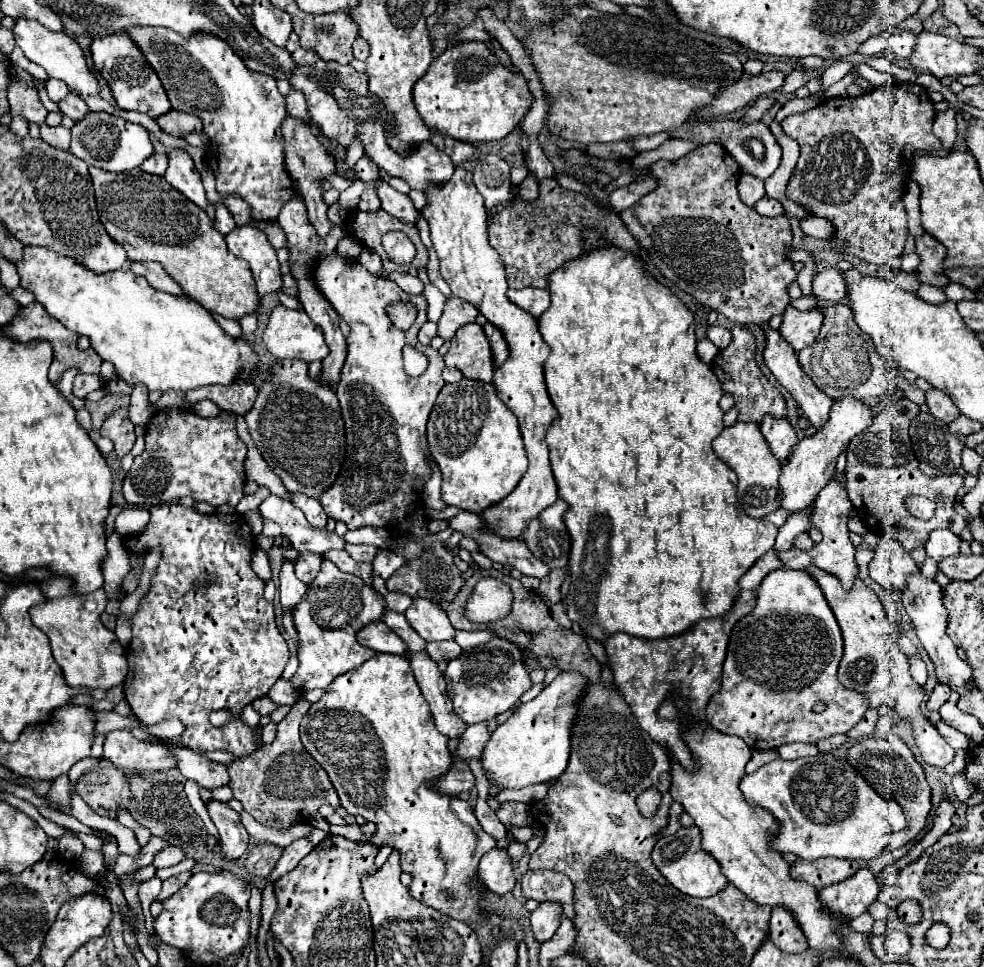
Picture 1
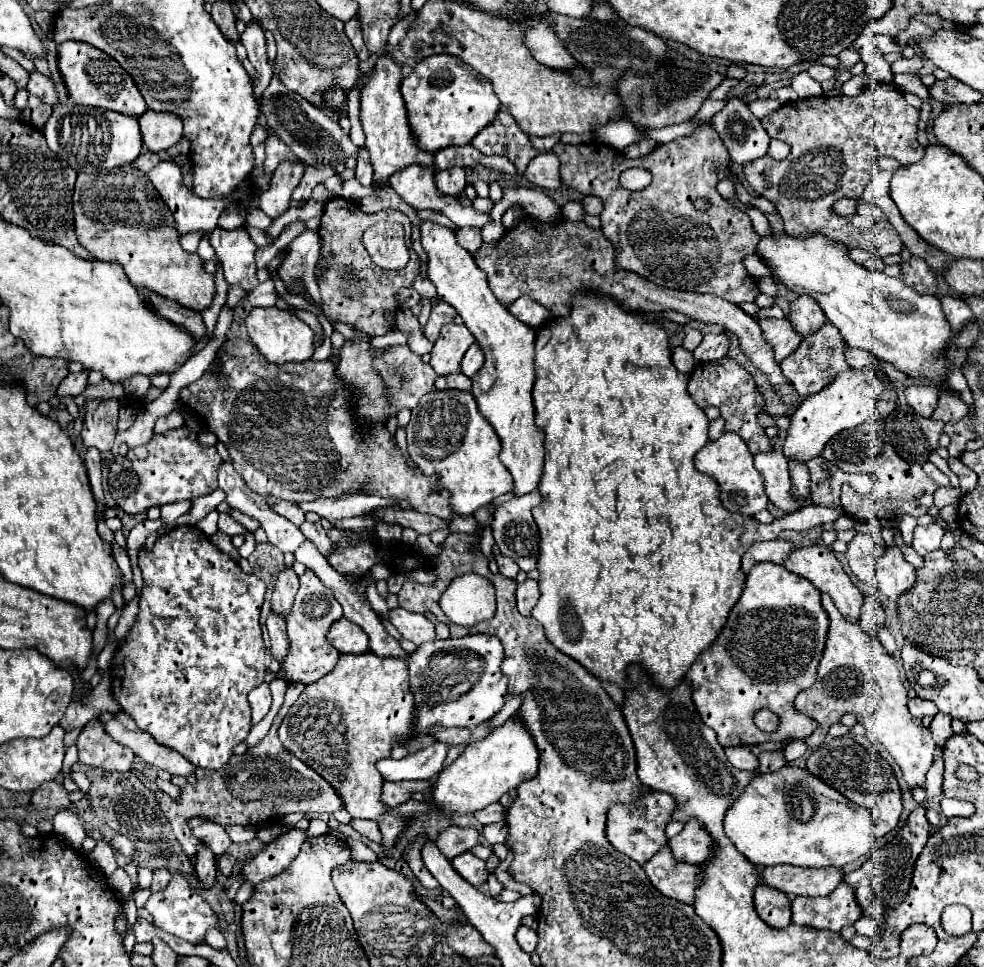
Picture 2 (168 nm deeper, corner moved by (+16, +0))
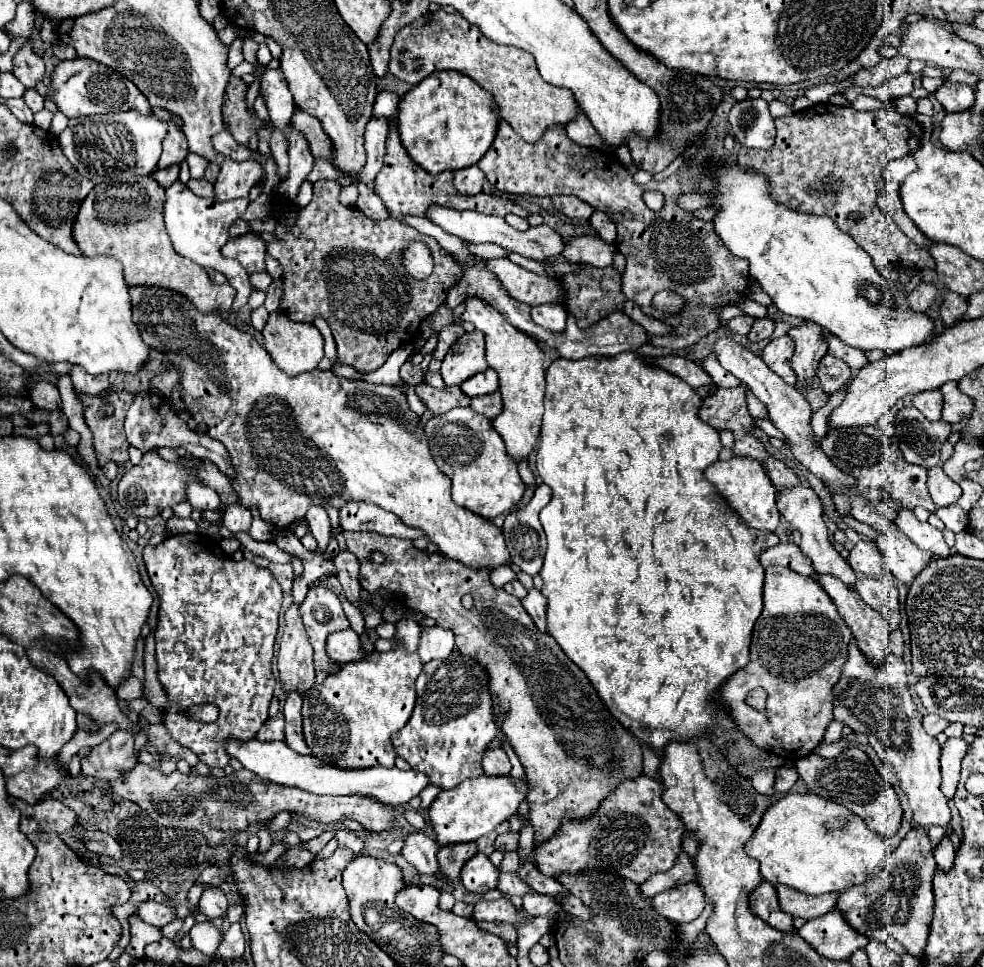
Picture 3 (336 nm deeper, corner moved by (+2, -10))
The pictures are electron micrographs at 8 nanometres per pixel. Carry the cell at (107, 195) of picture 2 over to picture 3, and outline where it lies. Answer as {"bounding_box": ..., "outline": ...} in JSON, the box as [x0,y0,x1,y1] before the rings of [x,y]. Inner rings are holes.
{"bounding_box":[74,175,236,315],"outline":[[[150,175],[134,177],[130,181],[104,181],[98,183],[84,199],[78,219],[74,221],[74,239],[86,257],[116,257],[124,265],[124,277],[130,287],[164,287],[192,301],[198,311],[220,311],[220,315],[228,313],[236,295],[234,287],[212,283],[202,267],[172,249],[162,211],[164,187]]]}

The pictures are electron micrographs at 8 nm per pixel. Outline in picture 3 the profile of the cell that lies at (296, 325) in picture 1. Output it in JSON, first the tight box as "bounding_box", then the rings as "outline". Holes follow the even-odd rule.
{"bounding_box":[264,311,324,377],"outline":[[[282,311],[270,313],[264,329],[264,349],[270,353],[272,361],[290,377],[296,377],[304,371],[312,371],[324,357],[324,337],[312,323],[296,323],[282,315]]]}

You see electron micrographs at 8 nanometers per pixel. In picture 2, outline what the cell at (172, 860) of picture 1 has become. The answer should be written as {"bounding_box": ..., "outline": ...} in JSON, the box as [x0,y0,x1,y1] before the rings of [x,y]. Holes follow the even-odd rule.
{"bounding_box":[110,835,134,857],"outline":[[[112,835],[110,845],[112,845],[118,853],[122,853],[124,857],[134,857],[134,845],[132,845],[130,839],[126,839],[124,835]]]}

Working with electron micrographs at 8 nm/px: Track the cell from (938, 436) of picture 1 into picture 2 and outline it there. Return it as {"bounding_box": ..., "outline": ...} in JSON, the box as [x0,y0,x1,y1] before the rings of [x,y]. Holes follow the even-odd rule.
{"bounding_box":[884,403,944,463],"outline":[[[906,403],[896,405],[896,409],[886,417],[884,425],[896,453],[908,463],[928,461],[928,455],[938,447],[942,427],[944,421],[920,417]]]}

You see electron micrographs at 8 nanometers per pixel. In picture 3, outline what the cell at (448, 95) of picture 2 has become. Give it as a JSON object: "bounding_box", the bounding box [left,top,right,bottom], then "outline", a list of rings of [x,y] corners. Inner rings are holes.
{"bounding_box":[398,71,498,173],"outline":[[[438,71],[412,87],[398,105],[400,139],[412,159],[430,173],[476,165],[498,133],[494,95],[458,71]]]}

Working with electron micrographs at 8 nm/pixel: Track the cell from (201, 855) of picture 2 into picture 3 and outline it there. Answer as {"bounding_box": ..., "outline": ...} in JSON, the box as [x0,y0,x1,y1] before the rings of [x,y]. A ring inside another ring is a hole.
{"bounding_box":[200,887,228,919],"outline":[[[206,887],[202,897],[200,897],[200,913],[204,913],[208,919],[214,919],[214,917],[220,917],[224,915],[228,909],[228,901],[226,901],[226,895],[220,887]]]}

